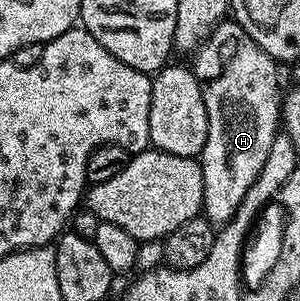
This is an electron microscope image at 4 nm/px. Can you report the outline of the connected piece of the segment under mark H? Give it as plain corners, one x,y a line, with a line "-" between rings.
219,28
213,30
210,39
198,47
192,58
192,69
208,112
208,140
200,155
204,180
202,210
211,223
225,224
236,208
240,208
244,192
252,188
252,180
260,176
268,148
272,148
279,133
280,66
263,50
256,49
249,33
233,34

